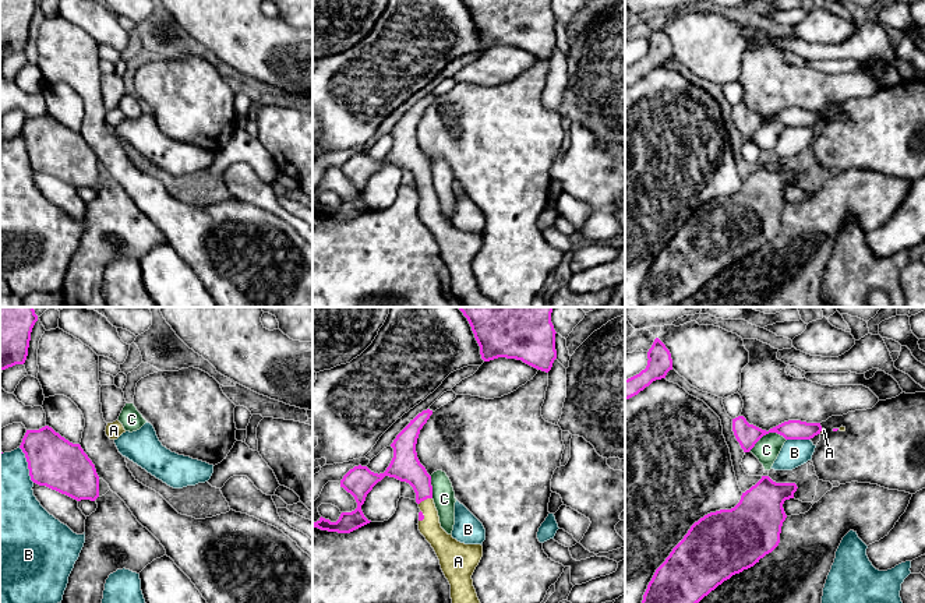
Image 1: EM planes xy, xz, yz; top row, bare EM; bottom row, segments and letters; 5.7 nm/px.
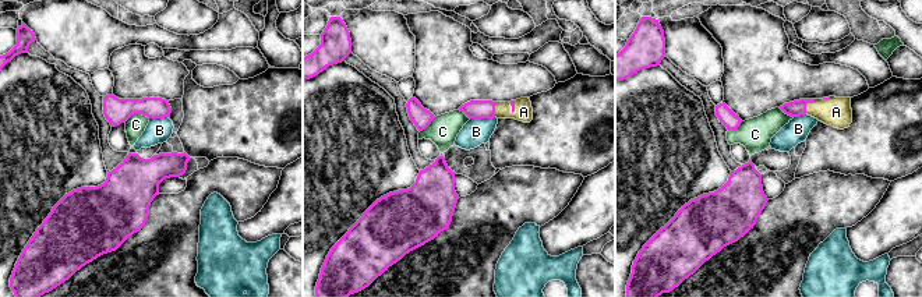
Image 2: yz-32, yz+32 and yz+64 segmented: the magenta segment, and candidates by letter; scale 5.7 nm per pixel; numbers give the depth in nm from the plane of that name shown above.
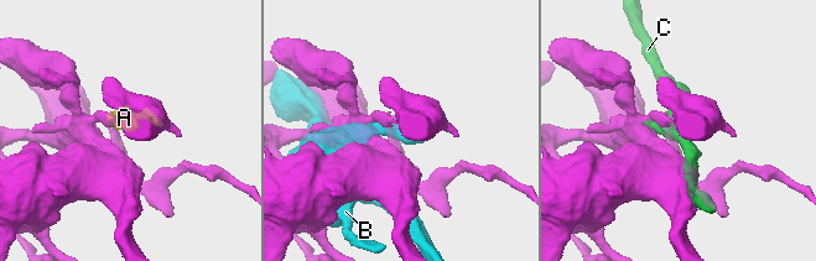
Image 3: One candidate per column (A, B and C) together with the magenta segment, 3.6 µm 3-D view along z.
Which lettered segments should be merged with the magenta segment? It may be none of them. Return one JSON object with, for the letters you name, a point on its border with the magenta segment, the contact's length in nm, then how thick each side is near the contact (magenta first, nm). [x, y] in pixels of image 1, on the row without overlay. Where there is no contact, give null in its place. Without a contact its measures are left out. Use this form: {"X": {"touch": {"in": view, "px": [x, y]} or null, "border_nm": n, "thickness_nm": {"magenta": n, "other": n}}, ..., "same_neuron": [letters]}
{"A": {"touch": {"in": "xz", "px": [424, 186]}, "border_nm": 90, "thickness_nm": {"magenta": 170, "other": 120}}, "same_neuron": ["A"]}

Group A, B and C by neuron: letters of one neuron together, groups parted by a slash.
A / B / C

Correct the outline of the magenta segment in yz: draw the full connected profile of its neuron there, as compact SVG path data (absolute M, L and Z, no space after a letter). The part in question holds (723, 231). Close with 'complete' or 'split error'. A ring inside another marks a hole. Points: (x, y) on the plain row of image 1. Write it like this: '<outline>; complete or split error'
M762 163L734 195L710 200L695 209L649 269L640 296L643 307L670 307L685 300L724 268L772 240L787 205L783 191L794 186L797 176L795 170L776 170Z; complete

